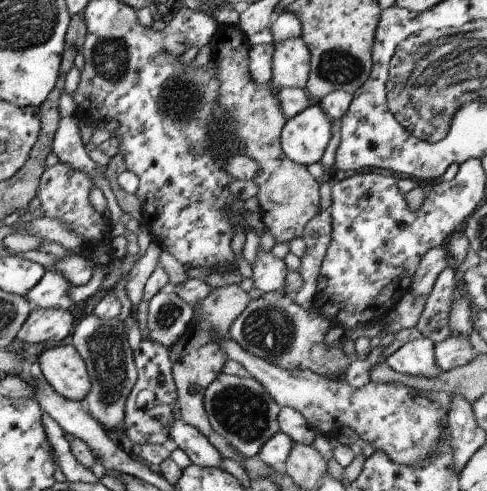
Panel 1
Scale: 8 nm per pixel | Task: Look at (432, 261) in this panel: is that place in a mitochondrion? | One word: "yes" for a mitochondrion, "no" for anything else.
no

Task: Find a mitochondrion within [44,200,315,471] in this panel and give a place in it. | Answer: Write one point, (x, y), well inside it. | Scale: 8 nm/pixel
(105, 347)

